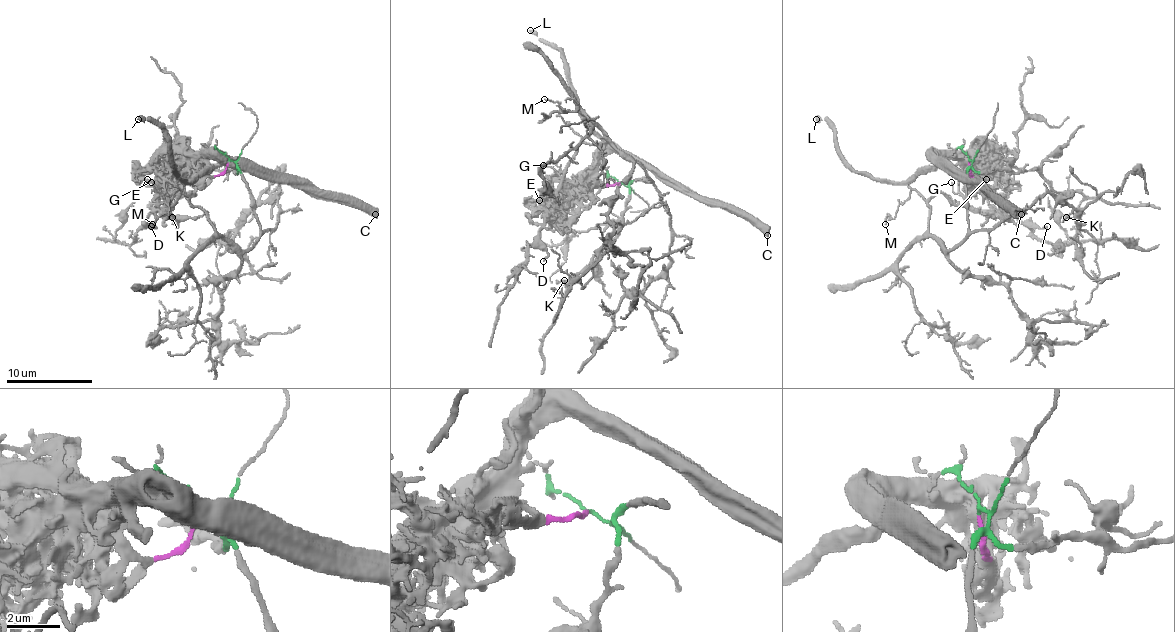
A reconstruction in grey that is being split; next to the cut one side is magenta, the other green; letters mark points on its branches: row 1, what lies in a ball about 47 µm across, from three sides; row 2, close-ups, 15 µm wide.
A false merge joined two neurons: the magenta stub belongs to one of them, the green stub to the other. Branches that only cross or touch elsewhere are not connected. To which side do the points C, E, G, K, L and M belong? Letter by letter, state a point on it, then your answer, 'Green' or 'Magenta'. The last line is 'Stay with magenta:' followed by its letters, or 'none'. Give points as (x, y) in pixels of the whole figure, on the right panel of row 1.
C: Place: (1021, 214). Magenta
E: Place: (986, 179). Magenta
G: Place: (951, 182). Magenta
K: Place: (1066, 217). Green
L: Place: (816, 119). Magenta
M: Place: (885, 224). Green
Stay with magenta: C, E, G, L

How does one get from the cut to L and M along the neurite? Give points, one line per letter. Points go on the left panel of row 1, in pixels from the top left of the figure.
L: (228, 161), (215, 176), (204, 157), (211, 165), (185, 180), (166, 133), (138, 118)
M: (228, 161), (249, 191), (260, 228), (247, 249), (234, 249), (179, 189), (168, 219), (161, 215), (153, 223)

